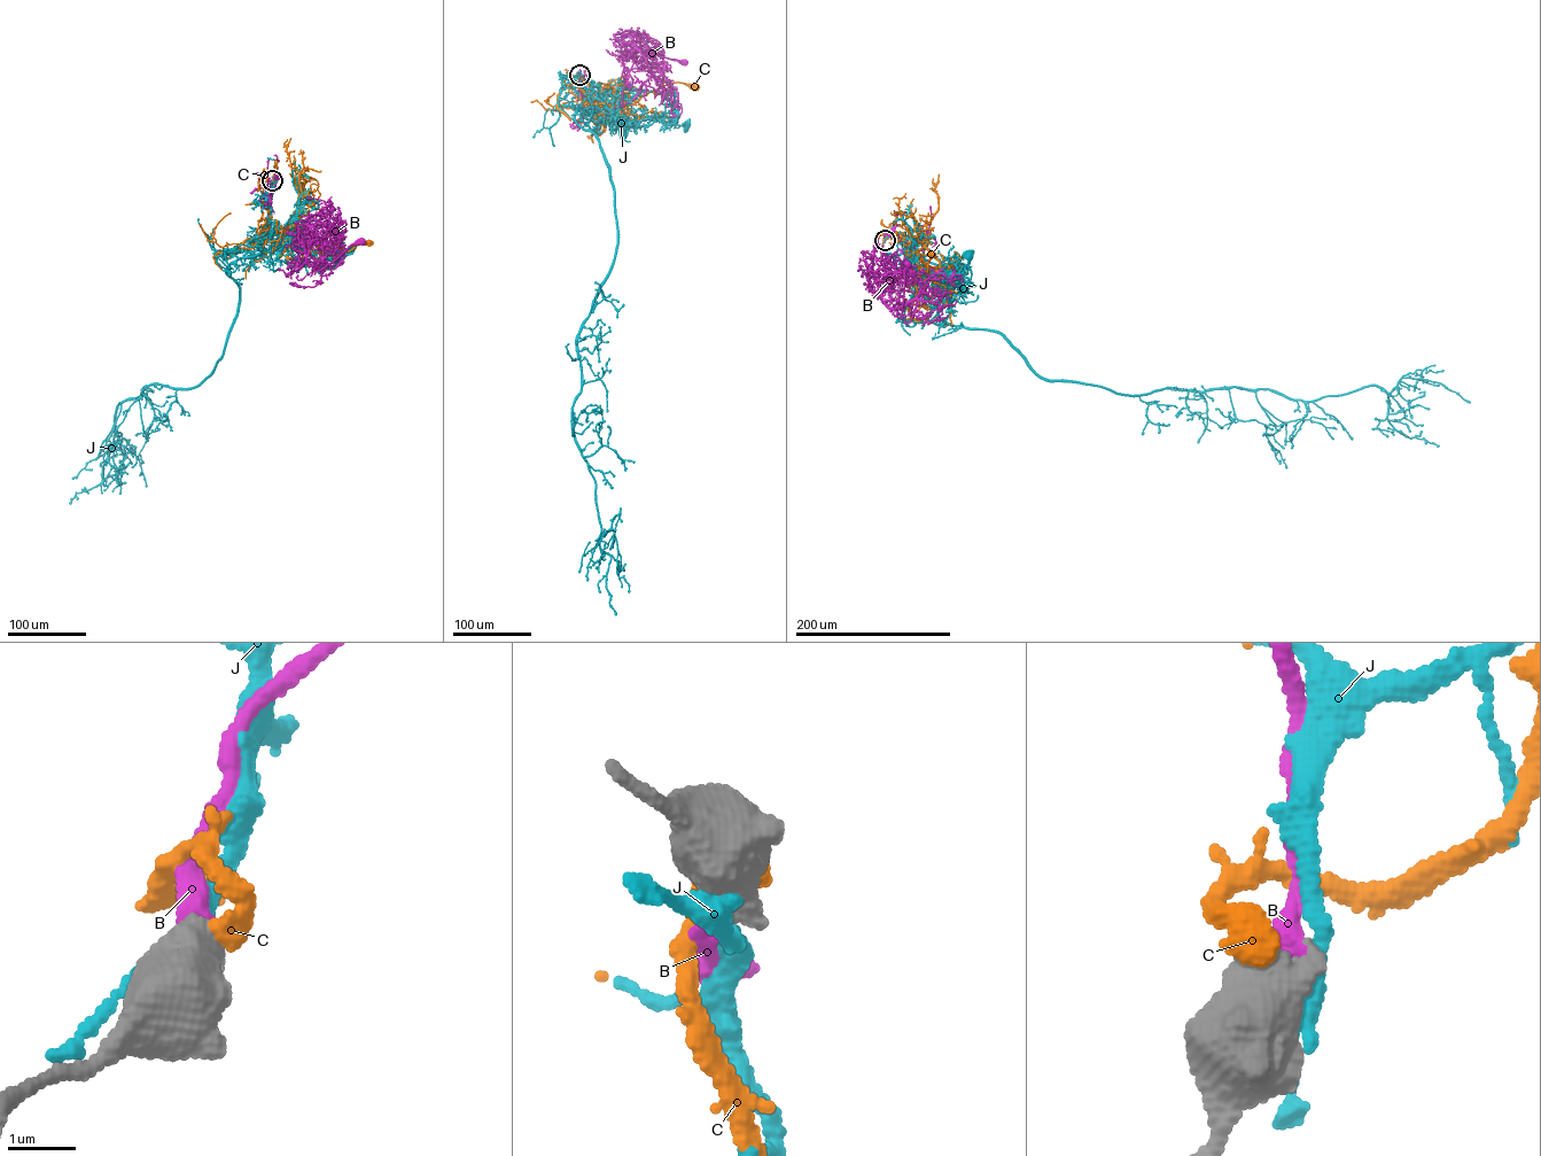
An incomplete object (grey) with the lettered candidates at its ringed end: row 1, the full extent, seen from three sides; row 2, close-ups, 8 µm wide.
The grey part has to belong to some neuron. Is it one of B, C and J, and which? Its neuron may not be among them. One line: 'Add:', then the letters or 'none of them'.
Add: B

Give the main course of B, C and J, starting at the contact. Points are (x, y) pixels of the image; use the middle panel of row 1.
B: (580, 75), (590, 102), (604, 118), (639, 93), (651, 76), (646, 62), (650, 55), (683, 61)
C: (580, 75), (588, 99), (604, 108), (566, 85), (562, 107), (591, 97), (581, 125)
J: (580, 75), (589, 102), (601, 121), (638, 109), (667, 123), (686, 124)

